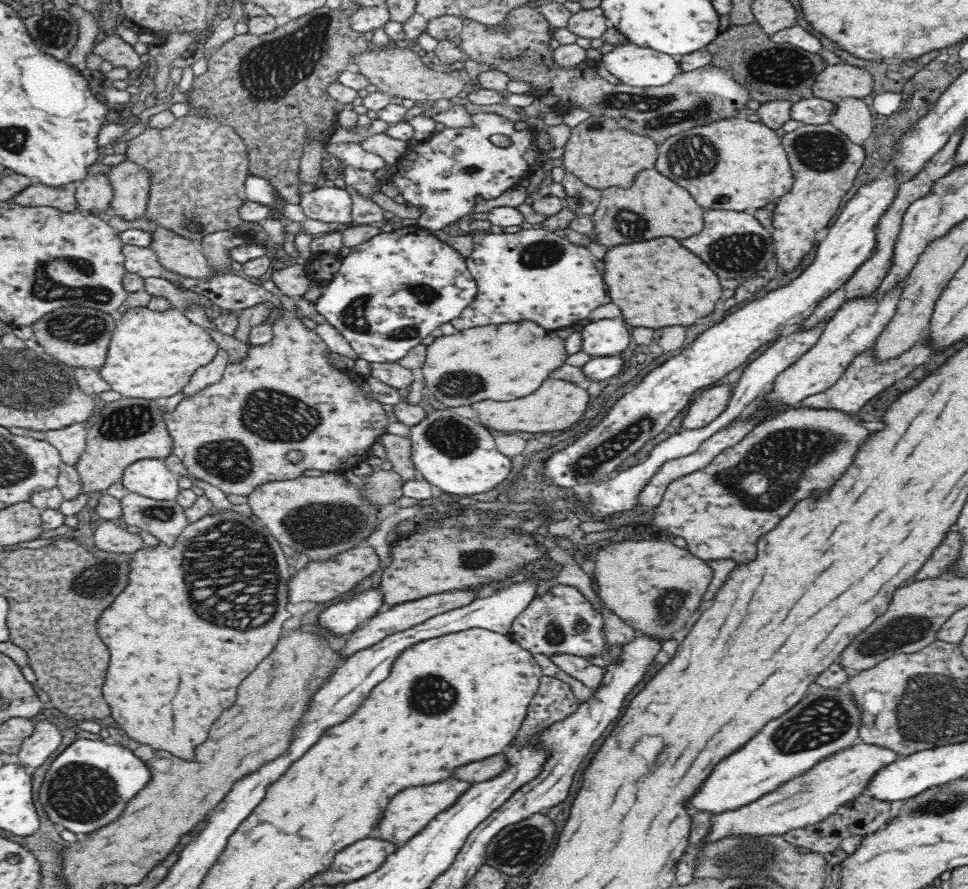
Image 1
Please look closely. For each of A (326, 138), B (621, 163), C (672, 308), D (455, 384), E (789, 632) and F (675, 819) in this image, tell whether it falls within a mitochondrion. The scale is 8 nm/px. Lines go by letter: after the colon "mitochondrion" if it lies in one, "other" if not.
A: other
B: other
C: other
D: mitochondrion
E: other
F: other

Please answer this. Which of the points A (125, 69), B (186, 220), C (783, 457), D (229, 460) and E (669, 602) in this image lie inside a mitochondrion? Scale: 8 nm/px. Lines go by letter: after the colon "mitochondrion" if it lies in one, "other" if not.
A: other
B: mitochondrion
C: mitochondrion
D: mitochondrion
E: mitochondrion

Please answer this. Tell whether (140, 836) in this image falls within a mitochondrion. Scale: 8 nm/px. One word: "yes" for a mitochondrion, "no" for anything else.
no

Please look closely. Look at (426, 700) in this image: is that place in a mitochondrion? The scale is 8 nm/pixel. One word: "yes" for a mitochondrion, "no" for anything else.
yes

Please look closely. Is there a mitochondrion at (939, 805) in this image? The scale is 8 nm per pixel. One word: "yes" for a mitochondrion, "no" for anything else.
yes

